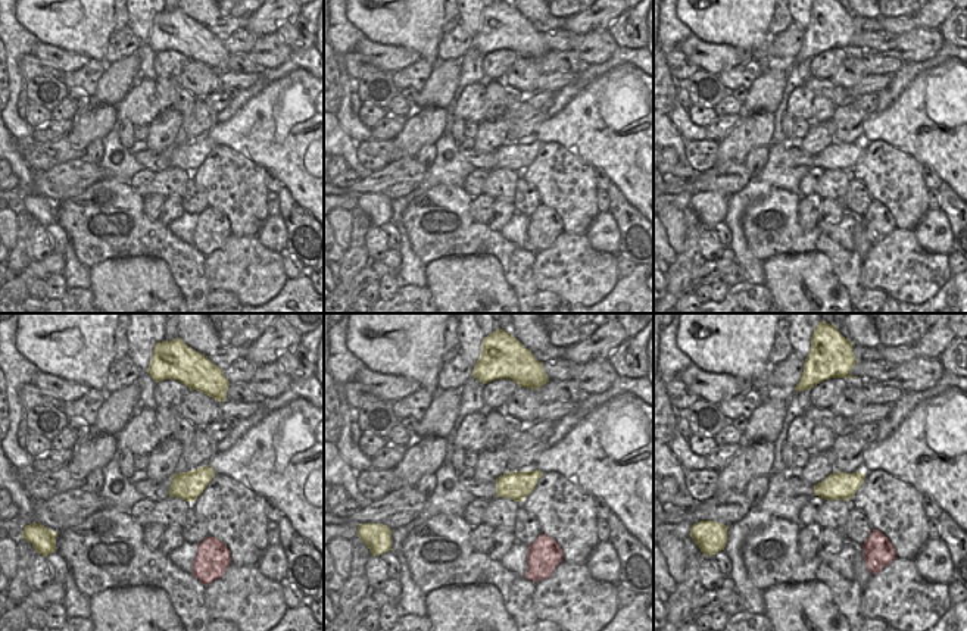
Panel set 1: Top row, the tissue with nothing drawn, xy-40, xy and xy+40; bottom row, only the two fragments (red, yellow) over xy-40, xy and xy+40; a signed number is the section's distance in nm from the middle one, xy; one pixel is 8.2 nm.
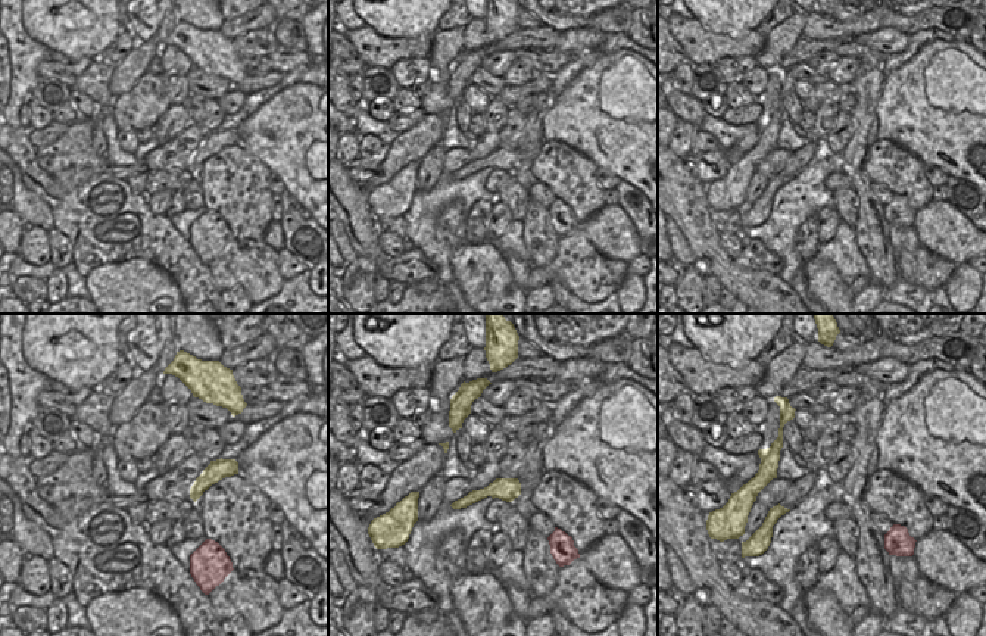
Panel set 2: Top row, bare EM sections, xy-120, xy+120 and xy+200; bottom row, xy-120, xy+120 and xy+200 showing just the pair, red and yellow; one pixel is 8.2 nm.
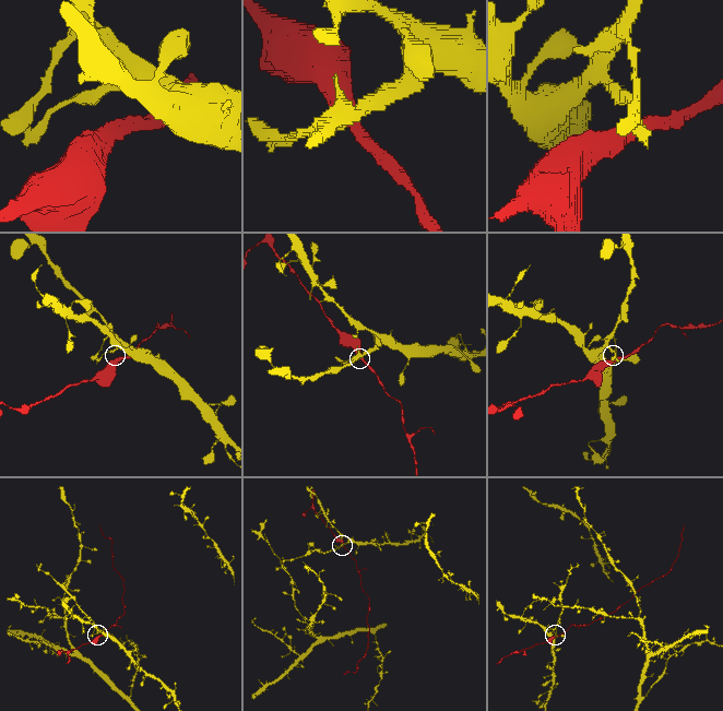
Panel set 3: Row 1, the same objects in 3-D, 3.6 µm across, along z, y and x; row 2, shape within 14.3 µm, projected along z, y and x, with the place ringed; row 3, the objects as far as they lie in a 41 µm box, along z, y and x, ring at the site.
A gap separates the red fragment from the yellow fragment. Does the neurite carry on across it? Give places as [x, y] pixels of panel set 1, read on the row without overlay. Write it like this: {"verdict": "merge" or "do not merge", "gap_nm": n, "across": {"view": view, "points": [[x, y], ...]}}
{"verdict": "merge", "gap_nm": 320, "across": {"view": "xy", "points": [[542, 203], [521, 171]]}}

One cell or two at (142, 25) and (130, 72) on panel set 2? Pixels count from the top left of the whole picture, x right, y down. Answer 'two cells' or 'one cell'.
two cells

